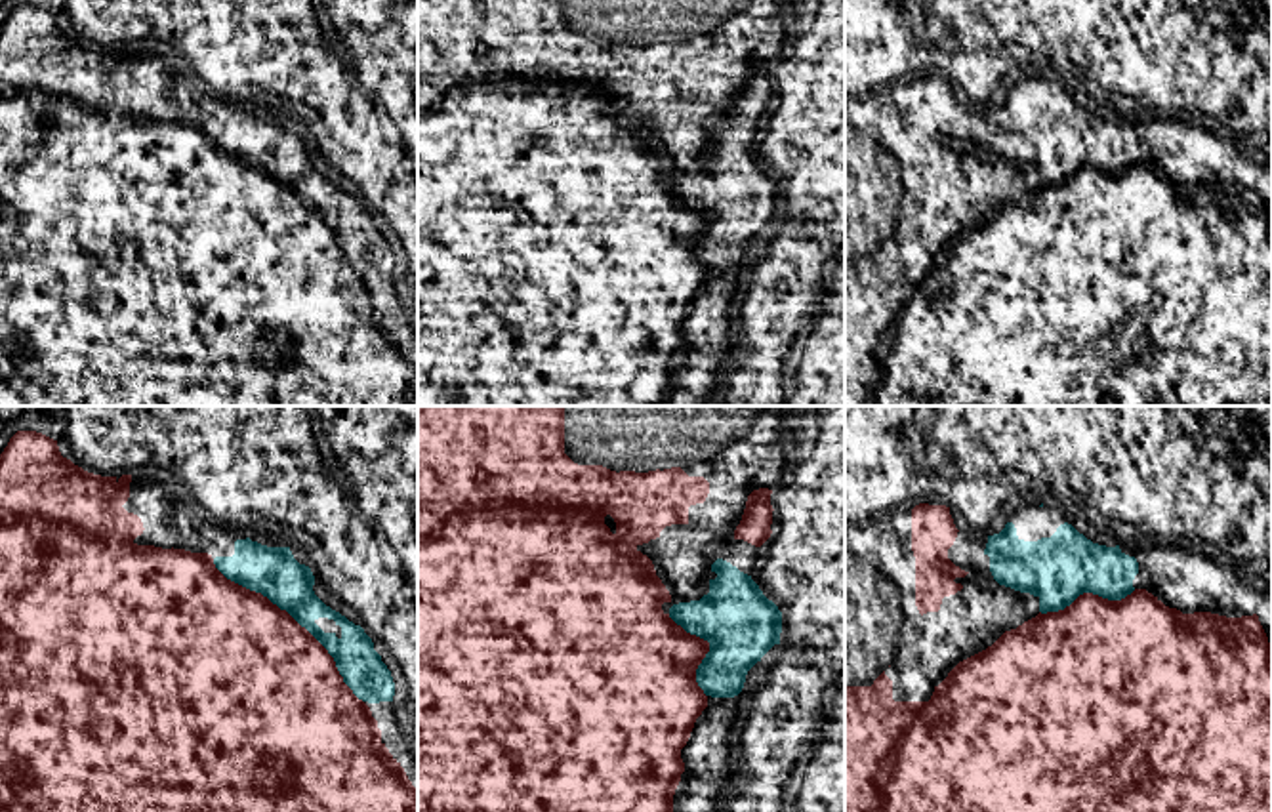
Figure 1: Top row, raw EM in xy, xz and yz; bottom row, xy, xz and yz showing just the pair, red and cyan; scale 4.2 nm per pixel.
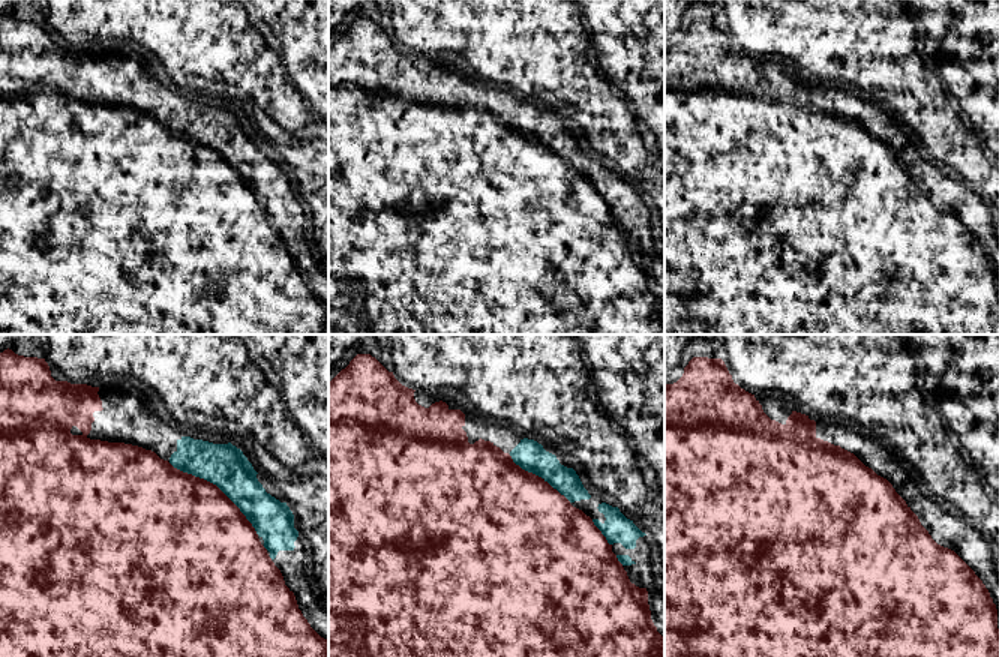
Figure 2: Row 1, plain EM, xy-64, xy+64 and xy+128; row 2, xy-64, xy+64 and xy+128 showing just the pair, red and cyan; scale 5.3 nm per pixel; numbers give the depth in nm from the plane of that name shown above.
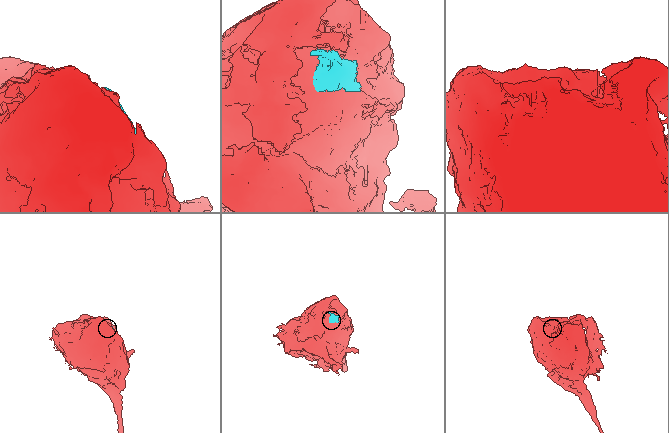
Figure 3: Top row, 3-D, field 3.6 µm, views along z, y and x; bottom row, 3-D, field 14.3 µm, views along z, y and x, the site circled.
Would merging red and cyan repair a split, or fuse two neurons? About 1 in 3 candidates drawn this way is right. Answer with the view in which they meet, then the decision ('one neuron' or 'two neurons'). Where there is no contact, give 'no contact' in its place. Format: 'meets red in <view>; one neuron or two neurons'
meets red in xy; one neuron

